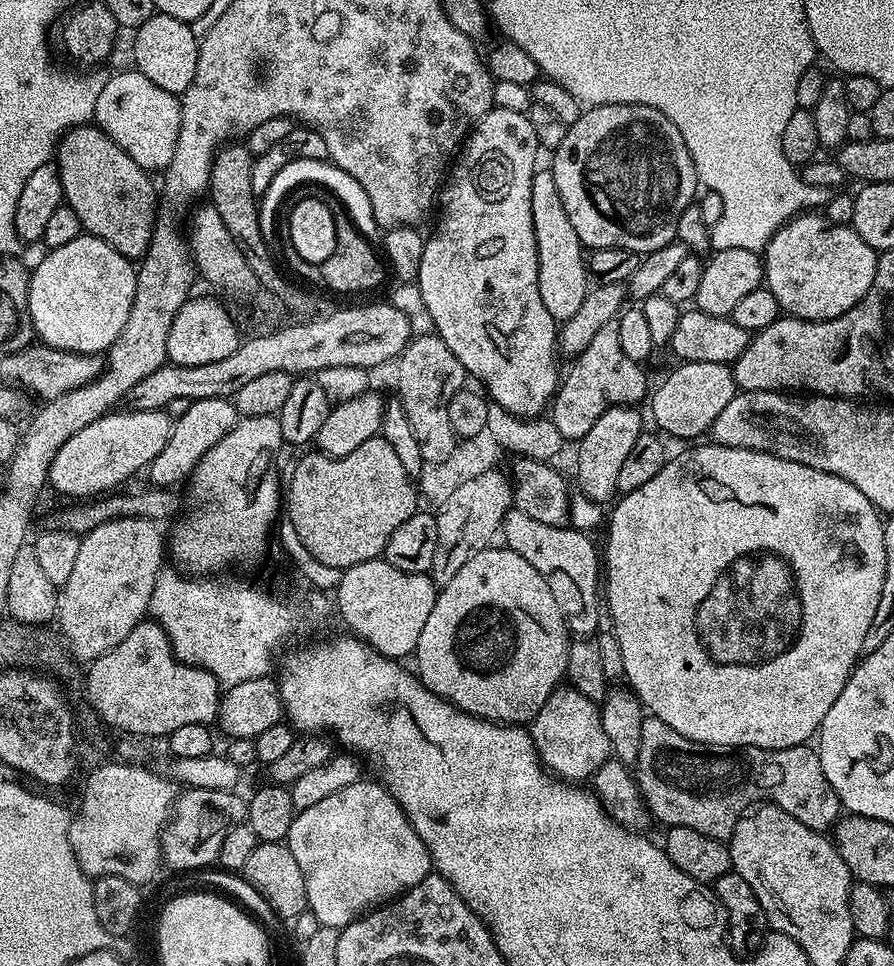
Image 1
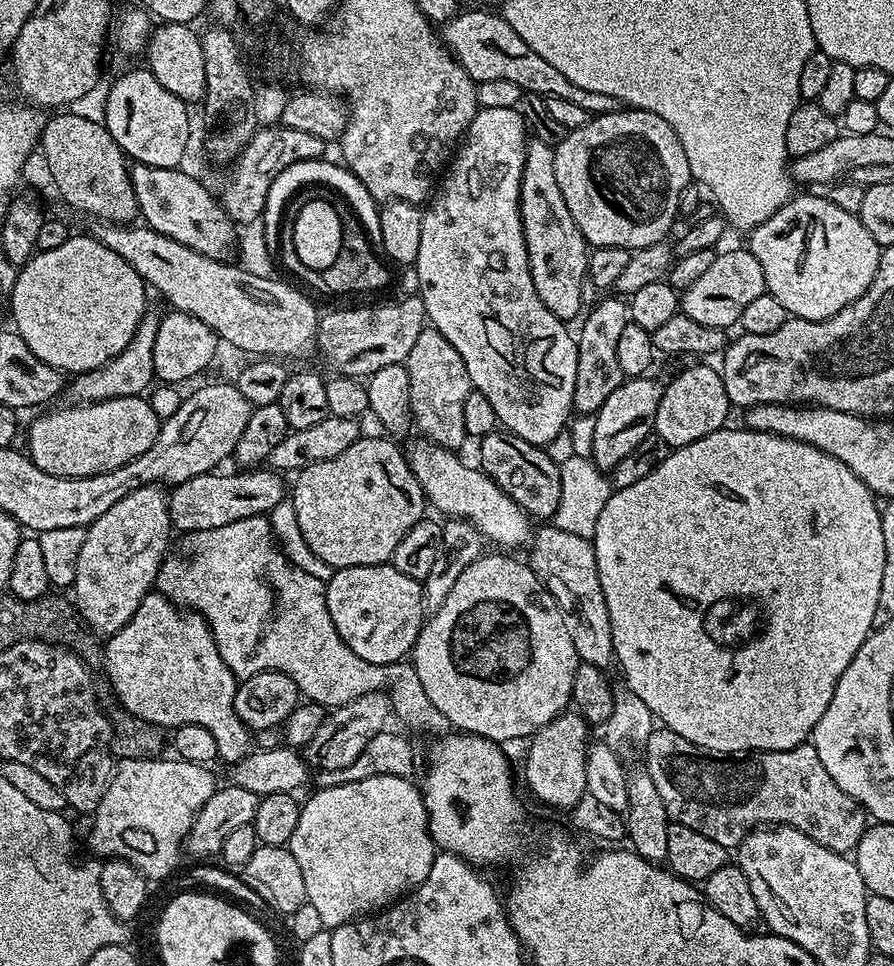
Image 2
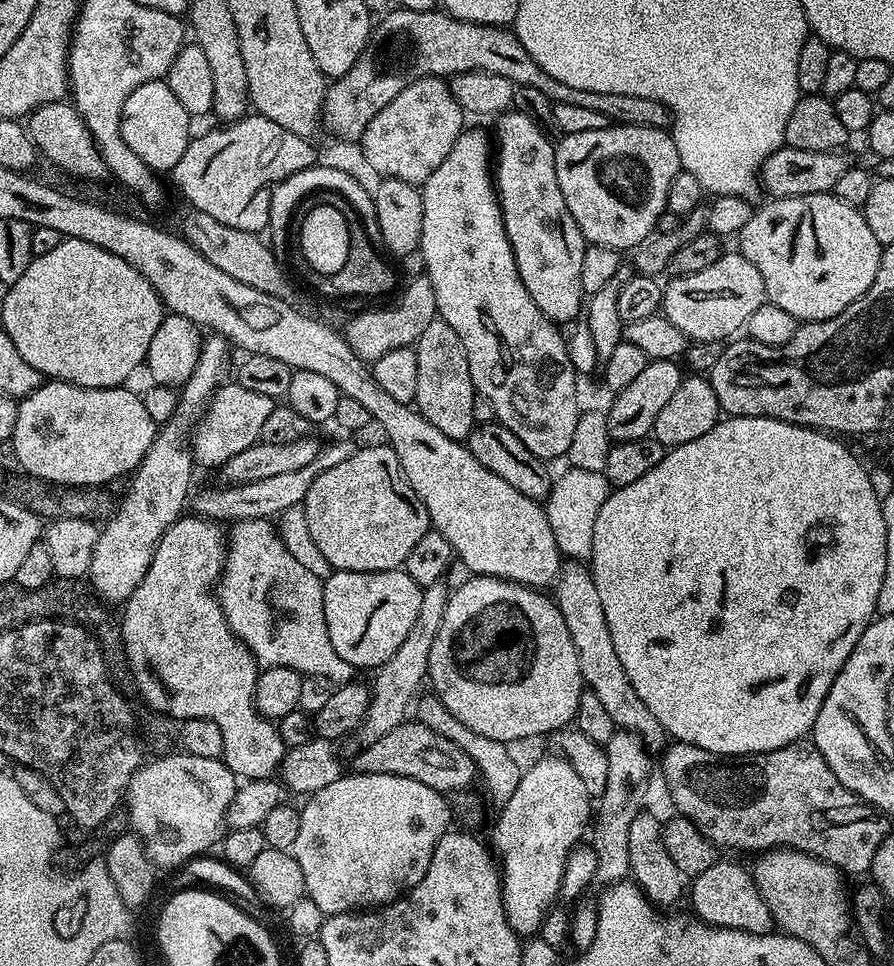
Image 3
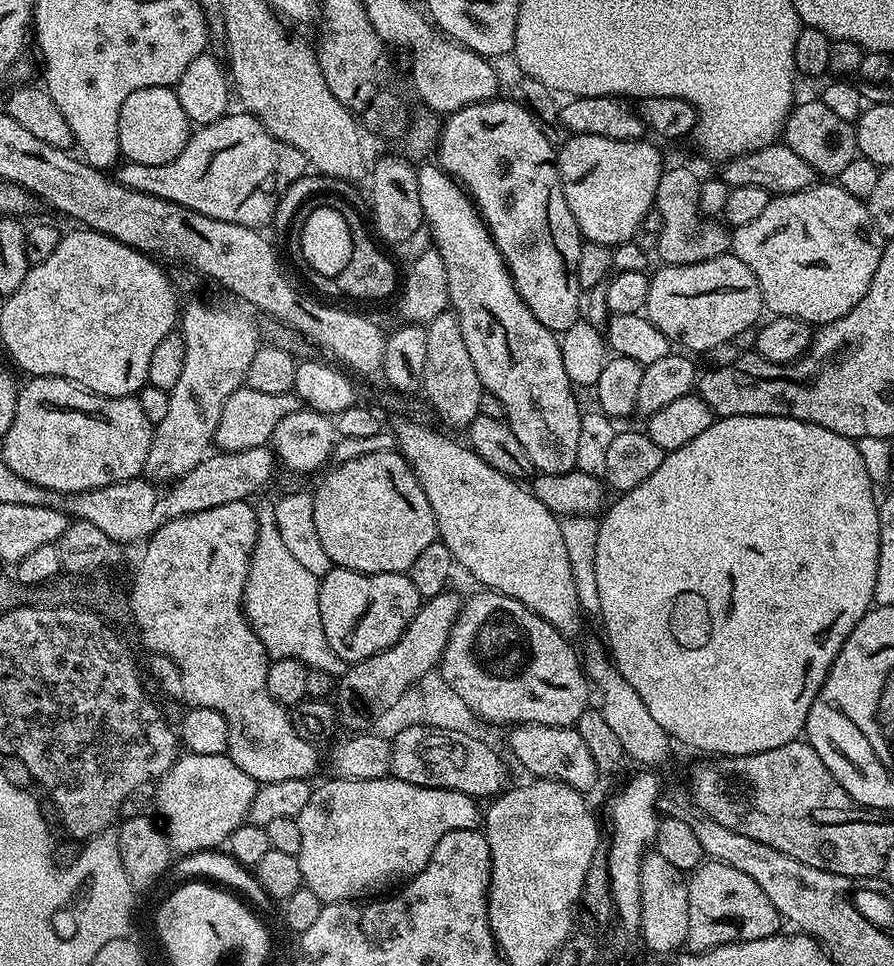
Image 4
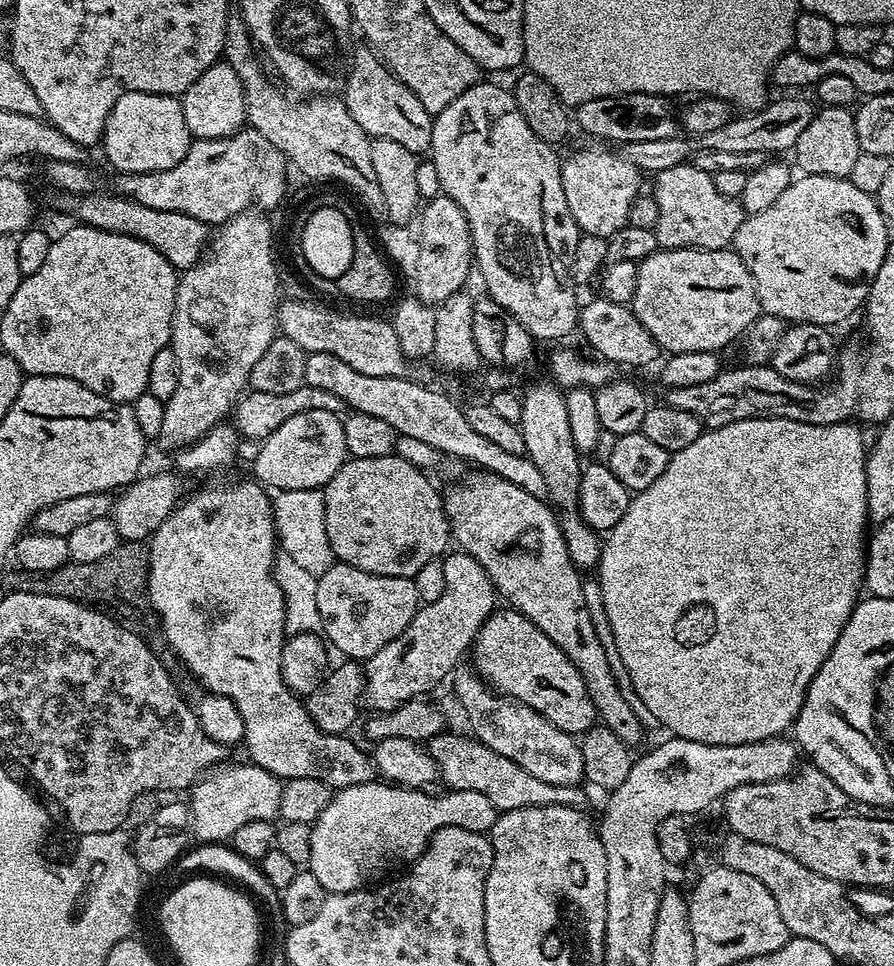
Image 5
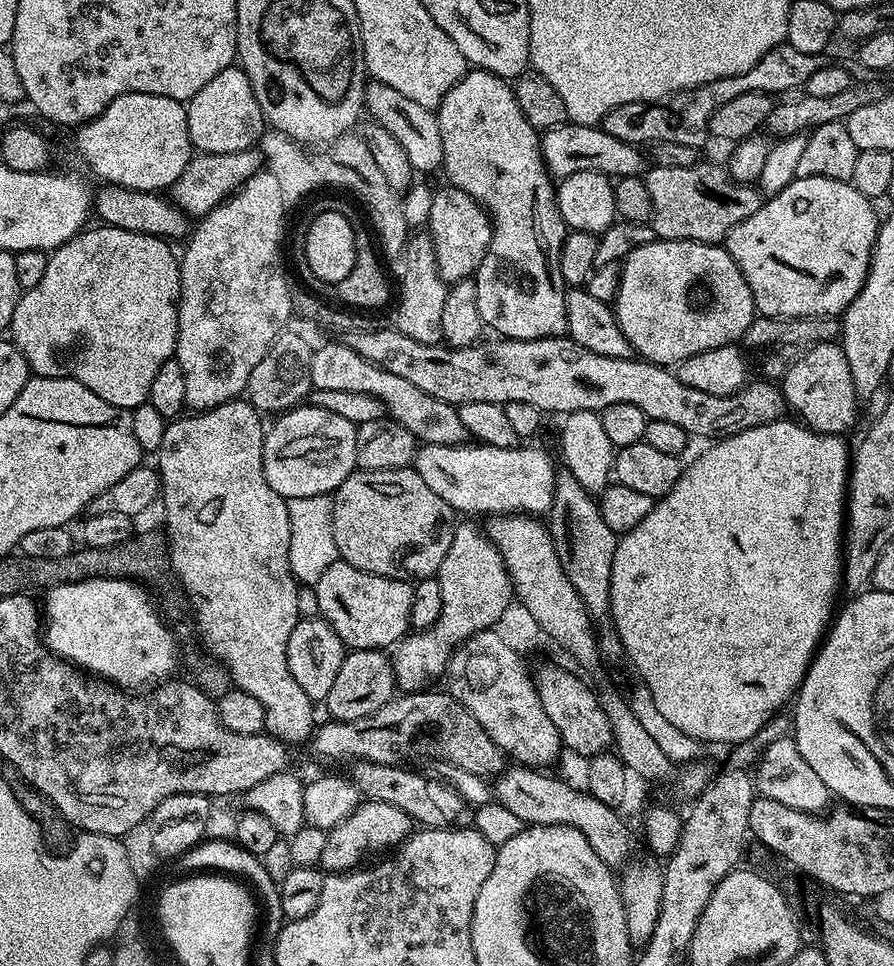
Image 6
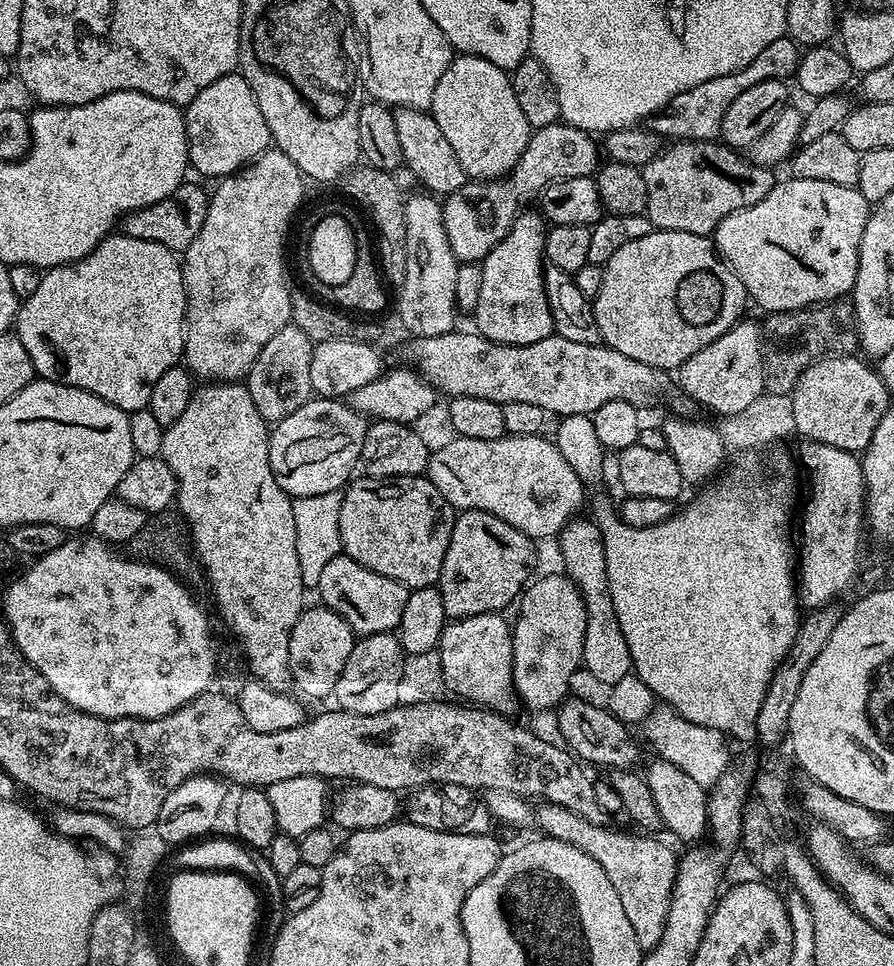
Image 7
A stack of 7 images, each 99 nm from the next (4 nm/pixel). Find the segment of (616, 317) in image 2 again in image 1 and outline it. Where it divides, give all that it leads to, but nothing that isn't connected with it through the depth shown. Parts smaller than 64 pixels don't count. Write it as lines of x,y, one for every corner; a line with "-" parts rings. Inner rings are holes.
611,322
602,326
602,330
594,335
590,344
575,357
574,362
576,365
569,372
567,369
563,373
560,386
556,389
550,405
550,419
569,441
579,442
586,434
586,430
590,430
590,426
594,426
594,422
598,422
598,418
602,418
602,414
608,408
639,405
641,403
639,400
643,396
645,399
646,393
649,391
650,383
648,384
643,370
640,369
643,367
637,361
626,358
625,352
622,351
615,323

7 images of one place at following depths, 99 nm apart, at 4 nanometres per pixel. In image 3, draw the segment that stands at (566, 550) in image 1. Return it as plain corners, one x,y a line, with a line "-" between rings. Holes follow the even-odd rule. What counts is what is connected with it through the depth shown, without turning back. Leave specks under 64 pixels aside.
576,562
568,565
561,567
560,575
554,581
554,600
570,630
570,642
574,642
574,650
578,654
578,670
582,670
587,691
598,694
598,699
610,713
617,729
640,736
649,750
663,749
666,744
664,728
658,722
658,718
654,718
654,714
646,710
646,702
638,698
638,690
630,686
630,678
626,678
626,670
622,670
622,662
618,662
618,653
614,651
614,638
610,638
606,614
602,614
598,586
594,586
591,571

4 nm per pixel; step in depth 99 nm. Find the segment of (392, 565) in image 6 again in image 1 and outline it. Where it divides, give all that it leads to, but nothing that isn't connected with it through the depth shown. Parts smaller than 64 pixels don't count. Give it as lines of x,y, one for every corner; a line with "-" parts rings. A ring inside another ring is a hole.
379,434
370,437
366,442
362,442
362,446
358,446
358,450
350,450
350,454
345,456
326,456
319,450
312,450
312,453
308,452
302,455
298,459
293,478
286,485
286,516
294,524
295,529
298,530
298,535
302,538
303,545
310,550
310,554
318,562
325,563
326,566
330,567
346,569
358,562
383,557
384,547
390,538
390,534
394,534
394,530
398,530
398,526
402,526
402,522
406,522
406,518
410,518
417,510
417,485
414,483
413,477
408,475
406,468
402,466
398,454
394,454
394,446
390,446
390,442
386,442
384,437

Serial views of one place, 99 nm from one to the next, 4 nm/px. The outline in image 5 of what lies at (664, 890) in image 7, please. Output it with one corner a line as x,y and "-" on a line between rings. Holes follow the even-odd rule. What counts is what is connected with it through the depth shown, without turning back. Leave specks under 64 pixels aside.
445,730
439,736
433,736
427,741
426,747
438,766
441,781
451,791
478,790
478,794
486,794
486,798
494,802
497,813
555,804
567,808
580,808
583,805
583,787
554,786
550,782
542,782
542,778
534,778
534,774
522,770
518,762
510,762
510,758
502,758
502,754
494,754
490,746
486,746
471,735
455,736
451,730

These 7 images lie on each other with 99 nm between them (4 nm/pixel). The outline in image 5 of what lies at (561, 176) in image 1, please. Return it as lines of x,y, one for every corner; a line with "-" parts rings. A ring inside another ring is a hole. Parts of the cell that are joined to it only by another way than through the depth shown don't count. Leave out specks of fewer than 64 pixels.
607,147
584,148
573,154
569,160
565,159
560,166
562,174
562,190
566,190
566,206
570,206
570,214
574,214
574,222
586,236
602,236
610,238
618,230
622,230
628,223
630,206
636,196
641,195
640,179
642,173
629,160
625,160
619,151
607,152

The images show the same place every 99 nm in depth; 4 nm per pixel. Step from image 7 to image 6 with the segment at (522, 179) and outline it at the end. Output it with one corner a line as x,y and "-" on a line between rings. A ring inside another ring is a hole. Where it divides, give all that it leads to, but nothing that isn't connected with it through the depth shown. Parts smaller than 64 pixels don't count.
565,122
556,128
547,129
541,135
540,152
544,157
544,165
548,168
548,175
553,178
563,178
579,172
601,172
609,178
621,176
640,176
646,168
646,156
635,144
627,144
610,134
606,134
603,127
591,124
574,124
-
446,184
435,192
428,206
426,230
434,246
434,258
440,277
446,282
455,282
475,277
478,266
490,246
492,221
487,212
465,191

